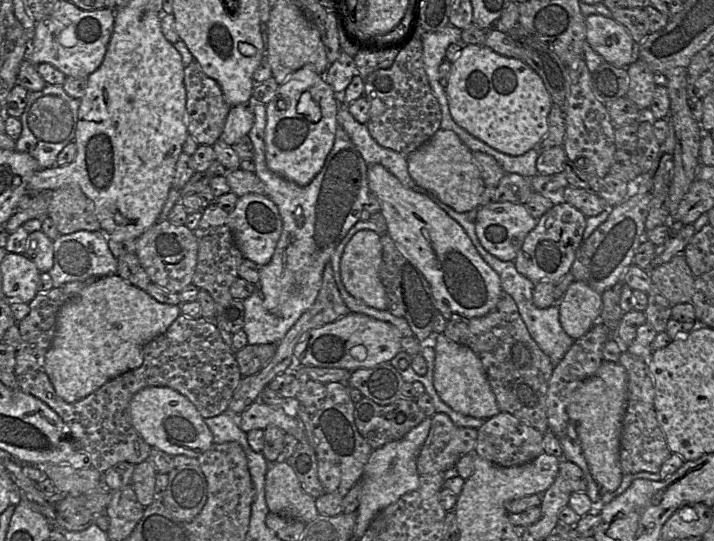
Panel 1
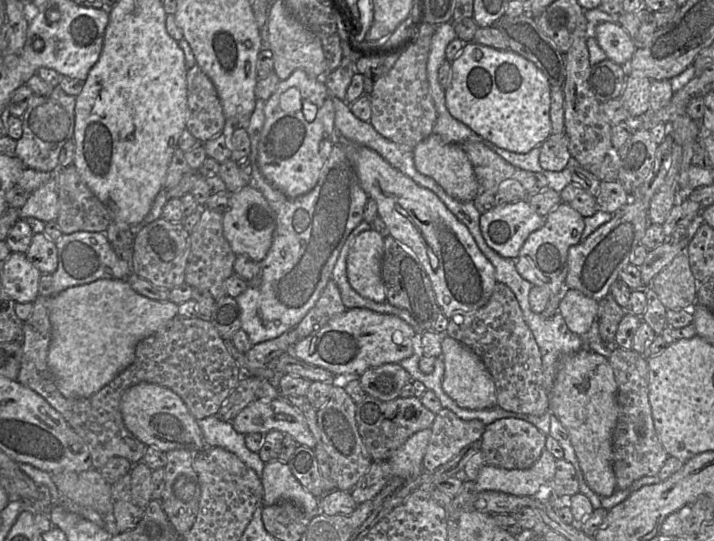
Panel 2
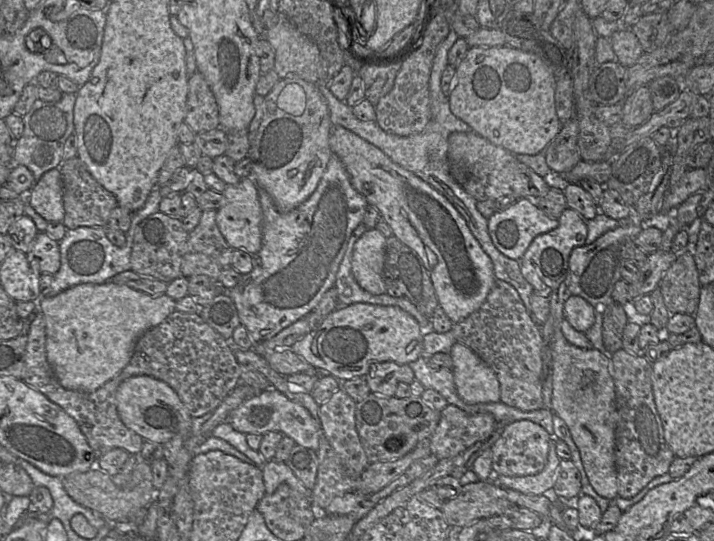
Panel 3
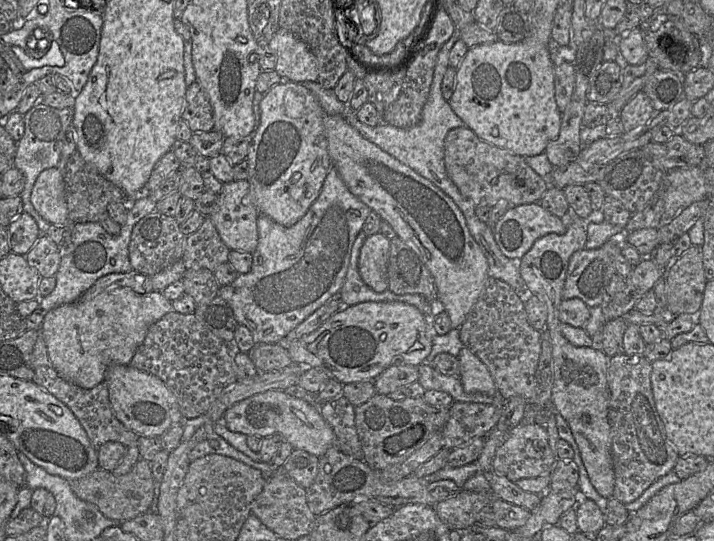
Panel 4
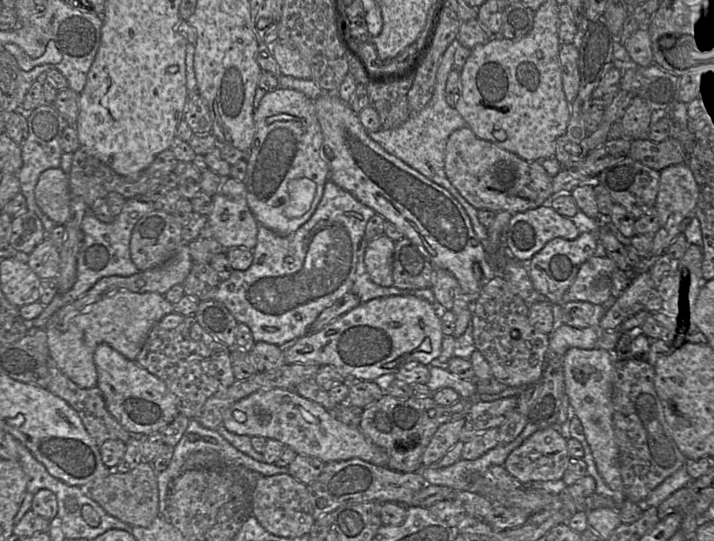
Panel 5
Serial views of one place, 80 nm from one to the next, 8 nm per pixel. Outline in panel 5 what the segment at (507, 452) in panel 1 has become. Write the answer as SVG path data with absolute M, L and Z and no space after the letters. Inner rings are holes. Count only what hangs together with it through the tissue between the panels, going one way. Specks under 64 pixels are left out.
M553 427L537 430L507 457L504 468L523 485L534 481L561 484L561 479L570 458L567 451L567 439Z

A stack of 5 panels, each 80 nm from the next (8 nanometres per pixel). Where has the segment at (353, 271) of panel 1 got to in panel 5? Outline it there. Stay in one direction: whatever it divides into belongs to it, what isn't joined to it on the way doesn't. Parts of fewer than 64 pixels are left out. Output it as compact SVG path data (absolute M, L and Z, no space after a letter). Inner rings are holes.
M382 234L370 240L366 247L364 262L371 280L384 287L393 286L392 259L395 242Z

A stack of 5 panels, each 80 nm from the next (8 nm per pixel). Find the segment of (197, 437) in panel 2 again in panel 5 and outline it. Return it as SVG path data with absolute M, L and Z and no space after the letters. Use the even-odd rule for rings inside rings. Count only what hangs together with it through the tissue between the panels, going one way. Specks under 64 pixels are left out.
M106 343L99 344L94 352L97 370L97 387L101 390L109 413L132 435L160 432L180 413L176 397L165 382L141 367L134 360L128 360Z

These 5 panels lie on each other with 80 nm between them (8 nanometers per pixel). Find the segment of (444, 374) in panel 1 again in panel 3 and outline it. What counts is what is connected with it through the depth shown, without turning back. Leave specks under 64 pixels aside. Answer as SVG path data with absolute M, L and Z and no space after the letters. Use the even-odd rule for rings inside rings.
M456 342L450 350L459 397L469 404L500 401L499 382L487 364L470 348Z

